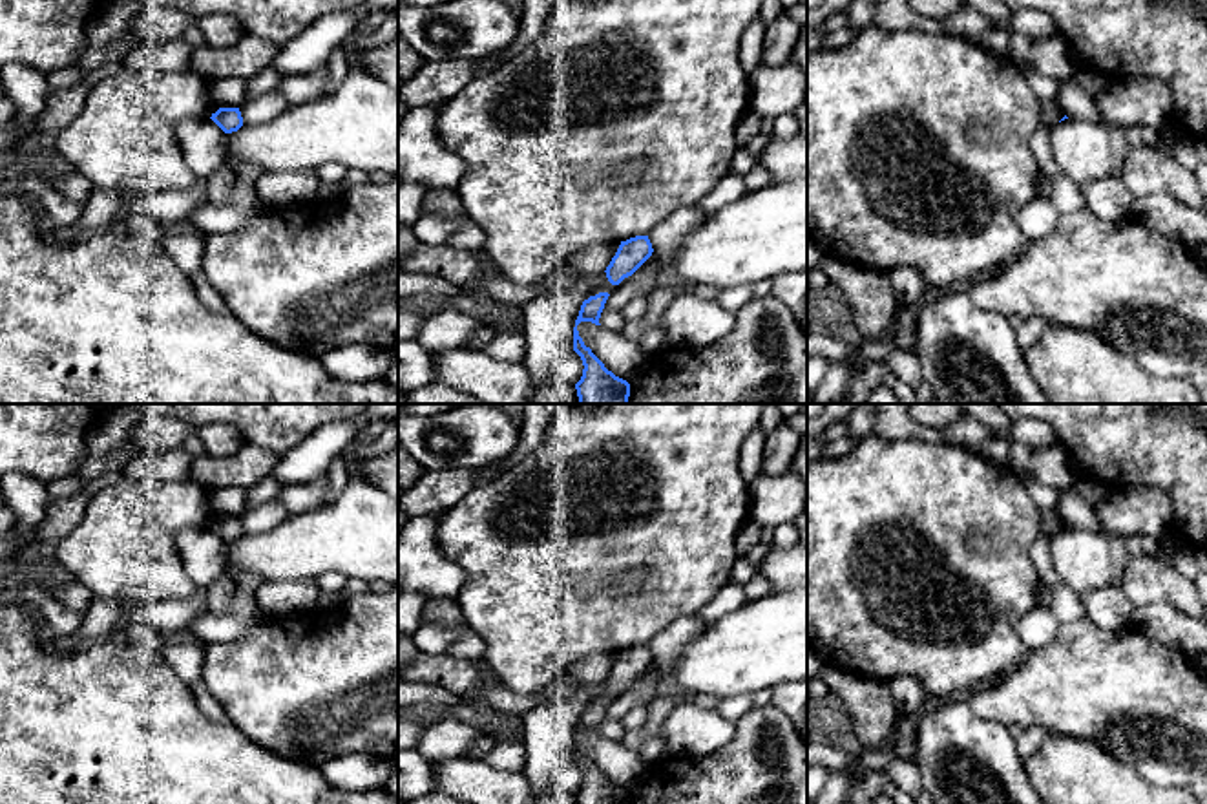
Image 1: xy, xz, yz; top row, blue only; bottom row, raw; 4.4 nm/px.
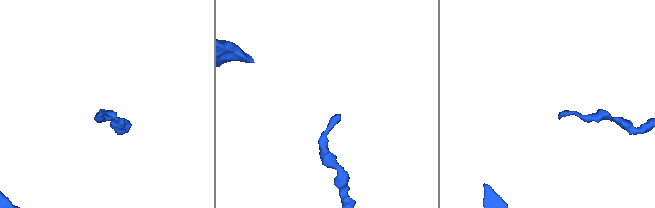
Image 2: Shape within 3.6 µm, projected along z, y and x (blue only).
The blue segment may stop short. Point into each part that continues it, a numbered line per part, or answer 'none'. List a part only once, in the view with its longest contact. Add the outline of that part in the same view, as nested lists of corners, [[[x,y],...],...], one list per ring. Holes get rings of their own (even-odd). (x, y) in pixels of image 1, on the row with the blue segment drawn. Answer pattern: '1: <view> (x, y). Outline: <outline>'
none

